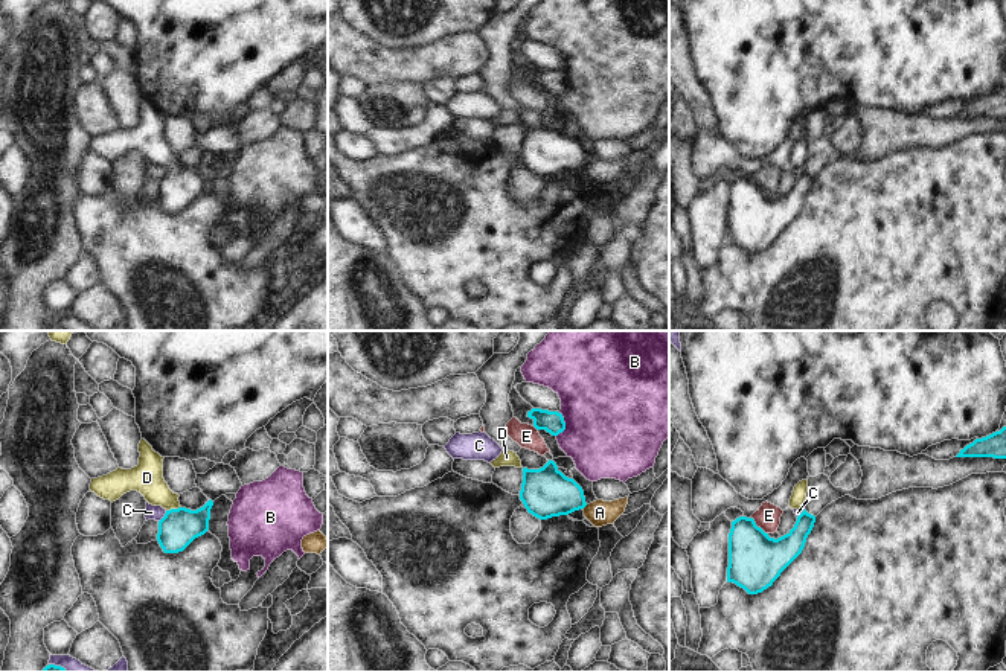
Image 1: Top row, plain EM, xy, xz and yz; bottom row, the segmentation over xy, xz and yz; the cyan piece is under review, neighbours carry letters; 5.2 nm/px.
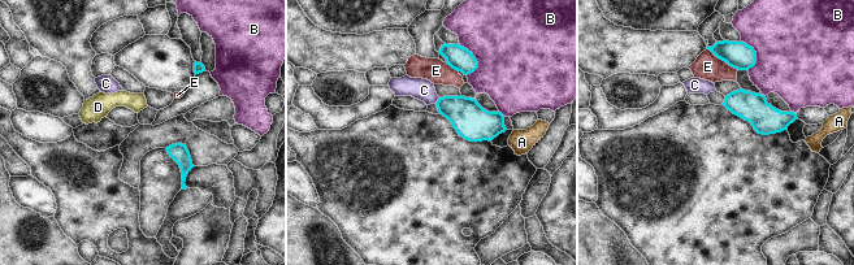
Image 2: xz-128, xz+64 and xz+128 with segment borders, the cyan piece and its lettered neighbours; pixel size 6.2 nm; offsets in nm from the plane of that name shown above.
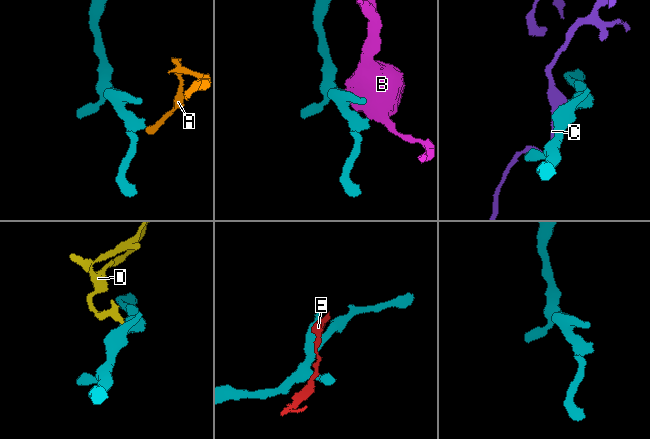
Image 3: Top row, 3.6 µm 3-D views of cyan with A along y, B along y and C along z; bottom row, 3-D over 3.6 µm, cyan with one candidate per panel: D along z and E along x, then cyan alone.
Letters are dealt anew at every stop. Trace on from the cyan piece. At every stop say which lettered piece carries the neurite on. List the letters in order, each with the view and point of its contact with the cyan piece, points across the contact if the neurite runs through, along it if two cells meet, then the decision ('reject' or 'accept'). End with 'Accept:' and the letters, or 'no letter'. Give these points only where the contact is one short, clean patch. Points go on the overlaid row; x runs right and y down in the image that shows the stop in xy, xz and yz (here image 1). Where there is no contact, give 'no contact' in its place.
A: contact xz (584, 506); border xz (587, 505), (583, 509); reject
B: contact xz (564, 424); reject
C: contact xy (163, 517); reject
D: contact xy (173, 509); way xy (179, 528), (173, 509), (147, 477); accept
E: contact yz (756, 526); reject
Accept: D

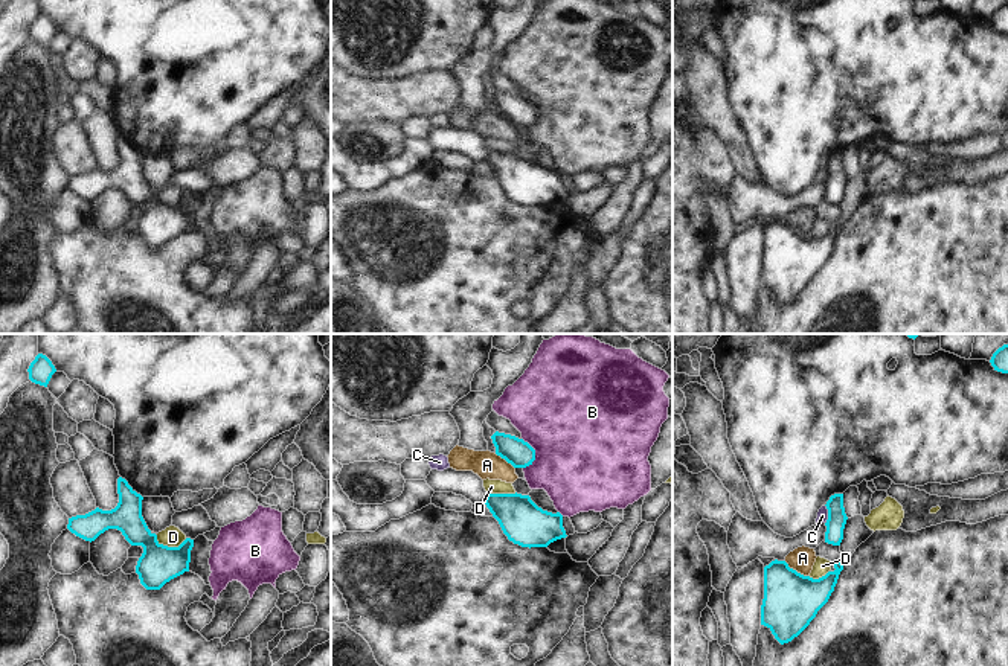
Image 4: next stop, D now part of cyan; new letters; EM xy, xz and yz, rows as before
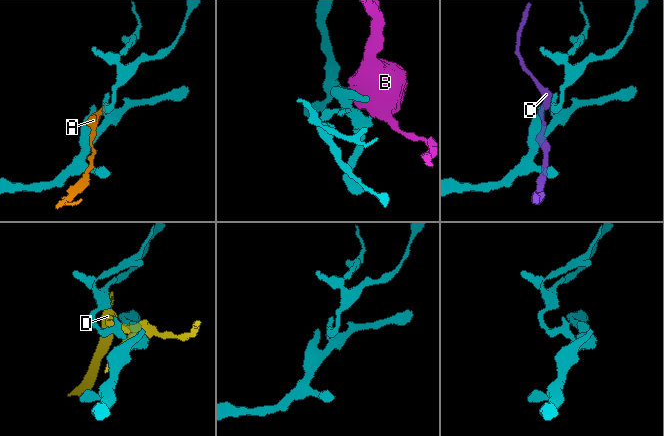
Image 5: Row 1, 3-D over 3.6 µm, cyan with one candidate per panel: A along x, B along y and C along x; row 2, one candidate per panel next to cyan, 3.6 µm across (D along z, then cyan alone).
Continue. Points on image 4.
A: contact yz (795, 570); reject
B: contact xz (534, 453); reject
C: contact yz (828, 514); reject
D: contact xy (170, 547); reject
Accept: no letter

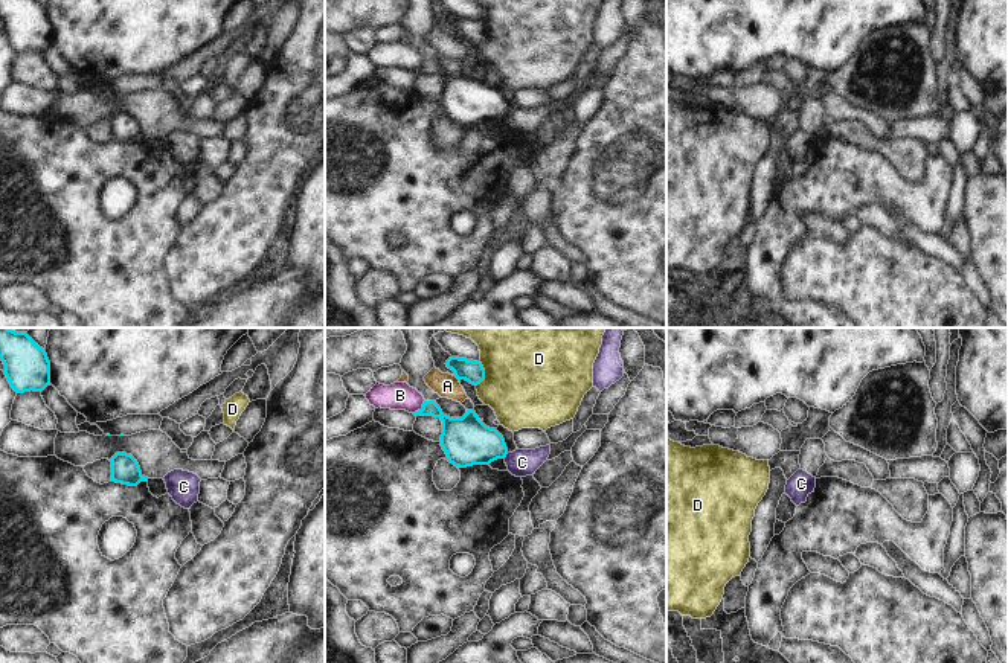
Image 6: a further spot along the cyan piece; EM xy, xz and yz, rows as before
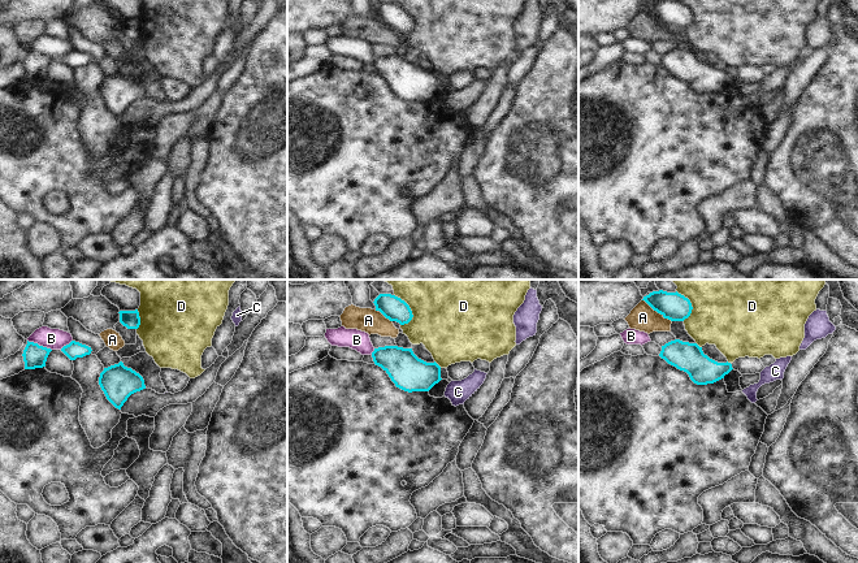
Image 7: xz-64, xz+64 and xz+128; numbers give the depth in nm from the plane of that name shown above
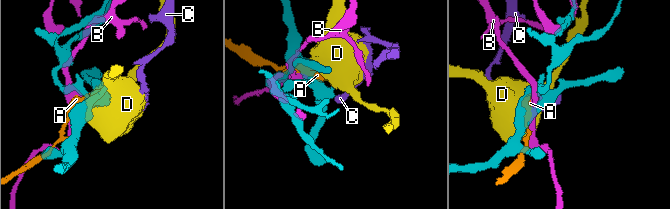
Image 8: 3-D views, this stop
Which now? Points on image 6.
A: contact xz (458, 378); reject
B: contact xz (423, 407); reject
C: contact xz (505, 456); border xz (508, 453), (504, 458); reject
D: contact xz (484, 374); reject
Accept: no letter

